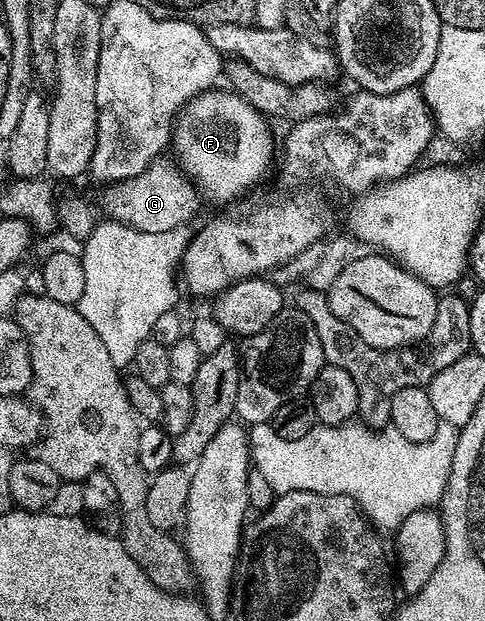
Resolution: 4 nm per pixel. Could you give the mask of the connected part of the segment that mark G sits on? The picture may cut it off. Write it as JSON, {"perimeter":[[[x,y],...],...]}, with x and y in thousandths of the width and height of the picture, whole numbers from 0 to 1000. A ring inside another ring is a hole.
{"perimeter":[[[351,251],[320,254],[305,271],[297,271],[297,277],[289,277],[289,283],[272,283],[254,293],[229,293],[212,306],[219,306],[210,312],[216,349],[289,374],[346,374],[365,364],[384,364],[398,354],[412,327],[408,301]]]}

